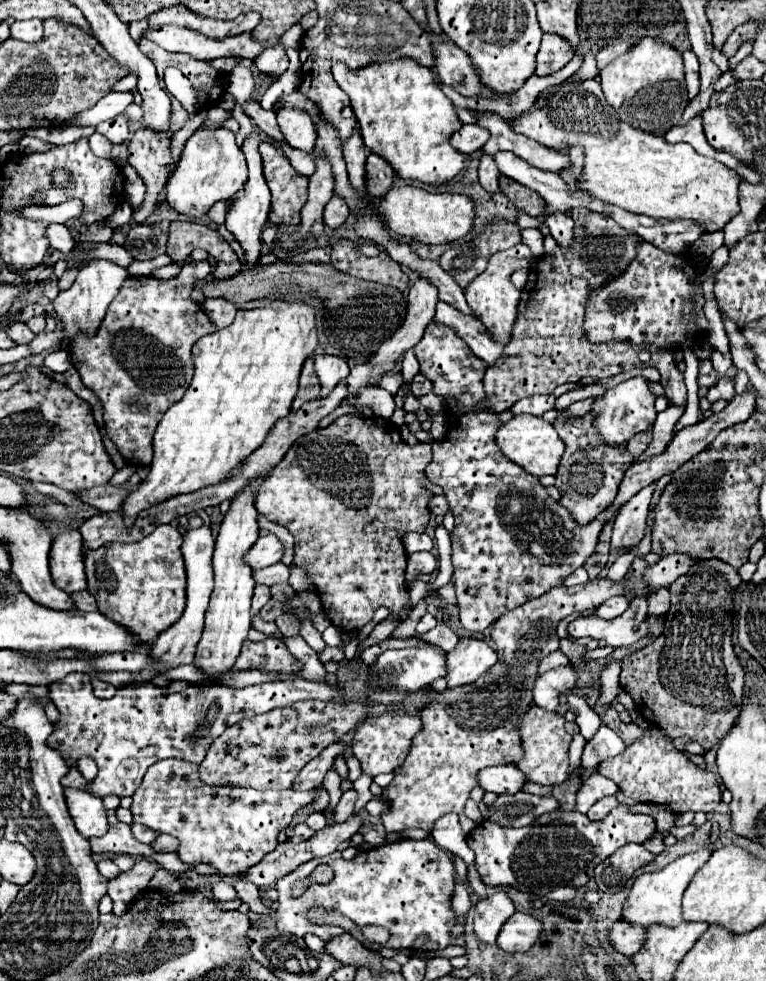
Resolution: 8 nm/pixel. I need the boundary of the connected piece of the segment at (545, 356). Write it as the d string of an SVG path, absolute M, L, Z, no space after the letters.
M572 208L570 214L574 218L574 246L570 250L554 248L552 254L544 254L534 260L528 272L528 282L520 294L518 320L514 326L512 340L506 344L506 358L502 358L498 366L490 366L486 370L484 388L488 394L488 408L494 412L510 410L514 402L526 396L552 394L556 386L566 384L566 382L580 382L584 376L610 378L624 370L644 366L638 360L640 346L626 344L626 342L608 342L608 344L598 346L598 344L588 342L582 330L582 322L586 316L584 306L586 306L586 298L590 296L590 290L594 290L594 286L604 286L606 282L610 282L610 278L618 278L618 274L622 274L626 266L630 266L640 238L638 234L628 232L622 226L618 226L610 216L590 212L588 208Z

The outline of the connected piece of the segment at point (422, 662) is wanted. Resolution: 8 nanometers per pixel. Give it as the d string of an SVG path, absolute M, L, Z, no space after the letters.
M428 644L428 646L416 646L406 650L386 650L370 670L380 672L382 686L394 686L396 690L420 690L422 686L432 684L436 678L446 676L446 652L440 646Z

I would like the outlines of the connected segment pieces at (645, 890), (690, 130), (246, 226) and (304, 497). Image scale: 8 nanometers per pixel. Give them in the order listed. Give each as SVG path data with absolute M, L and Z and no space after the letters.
M698 850L692 854L686 854L678 860L674 860L672 864L668 864L664 870L660 872L652 872L652 874L642 874L636 878L630 896L624 902L624 910L622 910L622 920L630 922L630 924L638 924L642 928L648 928L652 924L664 924L664 926L678 926L682 922L682 894L688 888L692 876L696 874L696 870L710 858L712 850Z
M694 116L686 126L676 126L676 128L672 128L672 130L668 130L664 138L666 138L668 142L672 142L672 144L676 144L676 142L688 142L688 144L692 144L692 146L698 150L698 154L712 156L712 158L722 158L724 164L726 164L728 168L732 168L732 170L736 170L738 166L742 166L734 156L730 156L730 154L726 154L726 152L718 152L718 150L714 150L714 148L708 144L708 140L706 140L704 134L701 116Z
M256 132L250 134L250 138L244 142L244 154L246 154L246 162L248 162L248 170L250 170L250 178L244 186L244 196L238 198L232 206L232 210L228 210L226 214L226 228L236 236L236 240L240 242L242 246L242 252L244 252L244 262L248 268L254 268L258 264L258 258L260 258L260 234L262 234L262 228L266 226L266 220L268 220L268 210L270 210L270 190L266 186L266 180L264 180L264 174L262 174L262 158L258 154L258 144L260 144L260 138Z
M344 414L328 428L318 428L294 442L270 478L262 482L256 496L256 510L270 522L286 526L292 532L296 540L294 564L310 572L326 616L342 632L364 628L380 606L400 614L402 620L406 618L404 608L410 598L404 582L406 550L402 546L402 534L424 532L428 526L428 500L432 492L422 488L422 484L426 482L424 468L430 458L430 444L408 446L394 422Z

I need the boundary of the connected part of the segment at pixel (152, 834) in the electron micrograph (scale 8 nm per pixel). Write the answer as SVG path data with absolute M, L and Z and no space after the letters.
M132 824L132 834L144 844L150 844L150 842L154 842L154 838L158 838L156 830L150 830L150 828L142 826L142 824Z

